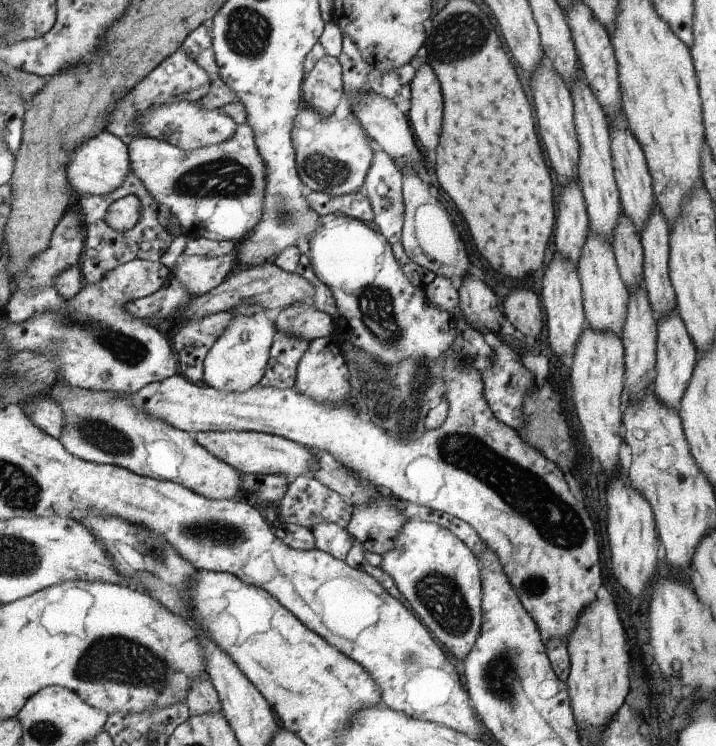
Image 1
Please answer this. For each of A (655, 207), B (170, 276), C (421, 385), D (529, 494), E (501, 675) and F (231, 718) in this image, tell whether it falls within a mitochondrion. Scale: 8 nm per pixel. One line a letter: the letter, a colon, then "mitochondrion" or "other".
A: other
B: other
C: mitochondrion
D: mitochondrion
E: mitochondrion
F: other

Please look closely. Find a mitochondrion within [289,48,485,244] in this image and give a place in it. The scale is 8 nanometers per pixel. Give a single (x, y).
(326, 171)

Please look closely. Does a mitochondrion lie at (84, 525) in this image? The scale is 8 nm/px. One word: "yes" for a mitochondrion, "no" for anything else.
no

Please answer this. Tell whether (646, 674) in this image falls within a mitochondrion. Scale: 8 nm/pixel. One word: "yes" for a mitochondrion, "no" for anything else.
no

